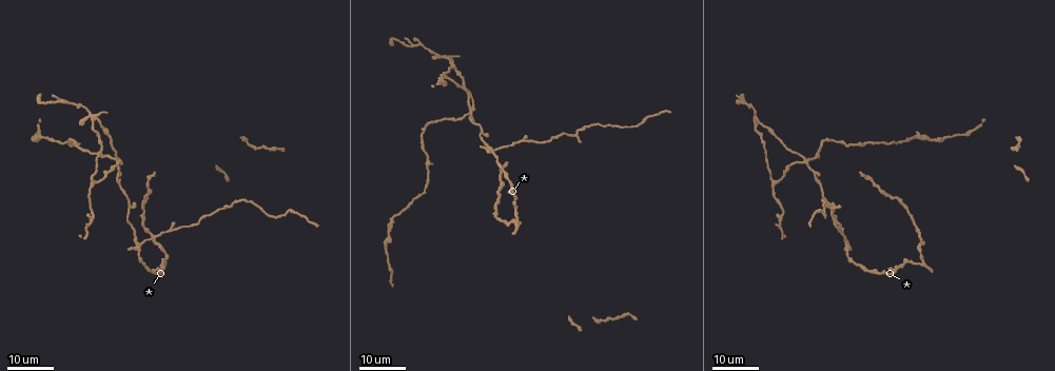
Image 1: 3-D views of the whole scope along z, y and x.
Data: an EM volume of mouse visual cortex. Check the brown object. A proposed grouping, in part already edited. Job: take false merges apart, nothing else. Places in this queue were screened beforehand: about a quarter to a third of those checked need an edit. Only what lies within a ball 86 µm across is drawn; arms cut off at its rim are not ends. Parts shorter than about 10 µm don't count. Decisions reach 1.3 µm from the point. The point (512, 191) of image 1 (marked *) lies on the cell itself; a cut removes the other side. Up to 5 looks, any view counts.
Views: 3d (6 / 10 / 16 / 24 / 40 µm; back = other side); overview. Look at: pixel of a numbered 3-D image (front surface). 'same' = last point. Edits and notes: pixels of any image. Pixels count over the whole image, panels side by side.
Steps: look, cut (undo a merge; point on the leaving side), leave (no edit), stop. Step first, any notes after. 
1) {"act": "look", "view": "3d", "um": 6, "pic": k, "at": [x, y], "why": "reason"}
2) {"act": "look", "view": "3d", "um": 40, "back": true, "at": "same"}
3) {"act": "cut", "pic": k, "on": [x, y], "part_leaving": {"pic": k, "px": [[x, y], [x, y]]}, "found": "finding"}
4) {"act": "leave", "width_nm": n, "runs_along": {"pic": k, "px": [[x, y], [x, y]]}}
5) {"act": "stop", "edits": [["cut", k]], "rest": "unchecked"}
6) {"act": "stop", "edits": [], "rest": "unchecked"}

{"act": "look", "view": "3d", "um": 24, "pic": 1, "at": [140, 245], "why": "small branch off a trunk"}

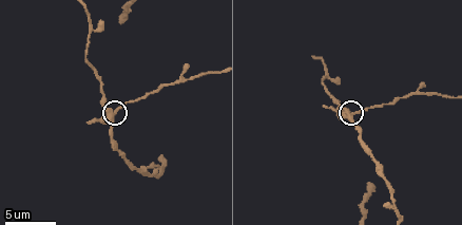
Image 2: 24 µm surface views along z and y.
{"act": "look", "view": "3d", "um": 10, "pic": 2, "at": [109, 113]}

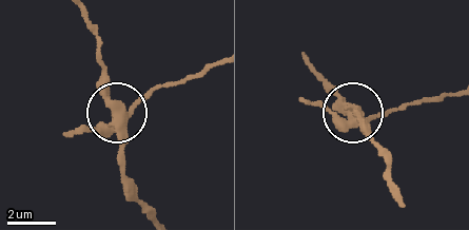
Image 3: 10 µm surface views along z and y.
{"act": "cut", "pic": 3, "on": [148, 94], "part_leaving": {"pic": 3, "px": [[121, 117], [155, 89], [216, 64]]}, "found": "a second cell is stuck on"}

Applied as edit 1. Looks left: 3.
{"act": "look", "view": "overview", "why": "redraw"}

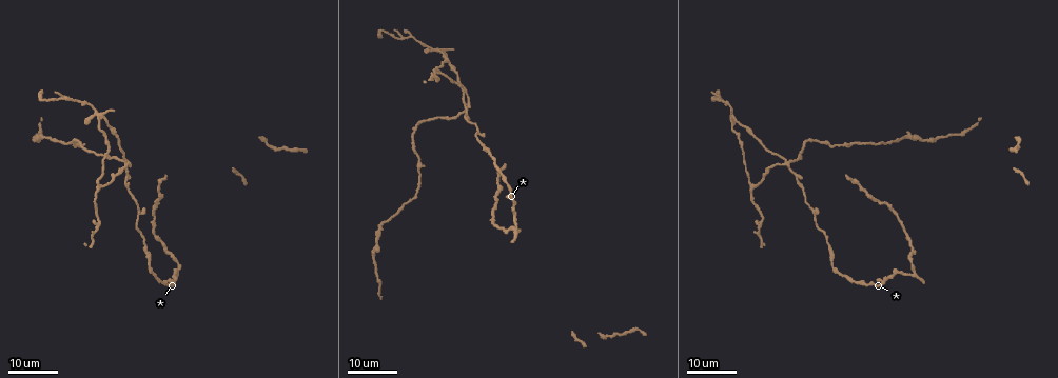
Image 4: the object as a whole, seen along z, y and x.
{"act": "look", "view": "3d", "um": 16, "pic": 4, "at": [95, 112], "why": "small branch off a trunk"}

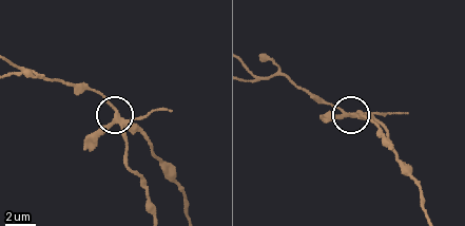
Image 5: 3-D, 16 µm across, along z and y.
{"act": "look", "view": "3d", "um": 6, "pic": 5, "at": [113, 109]}

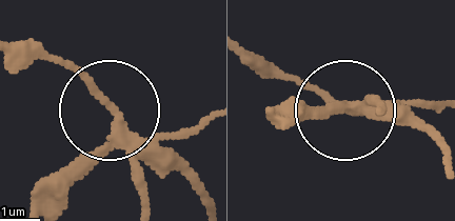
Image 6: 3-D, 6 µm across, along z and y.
{"act": "cut", "pic": 6, "on": [76, 168], "arms": 3, "found": "two cells meet here"}

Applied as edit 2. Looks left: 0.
{"act": "stop", "edits": [["cut", 3], ["cut", 6]], "rest": "unchecked"}

